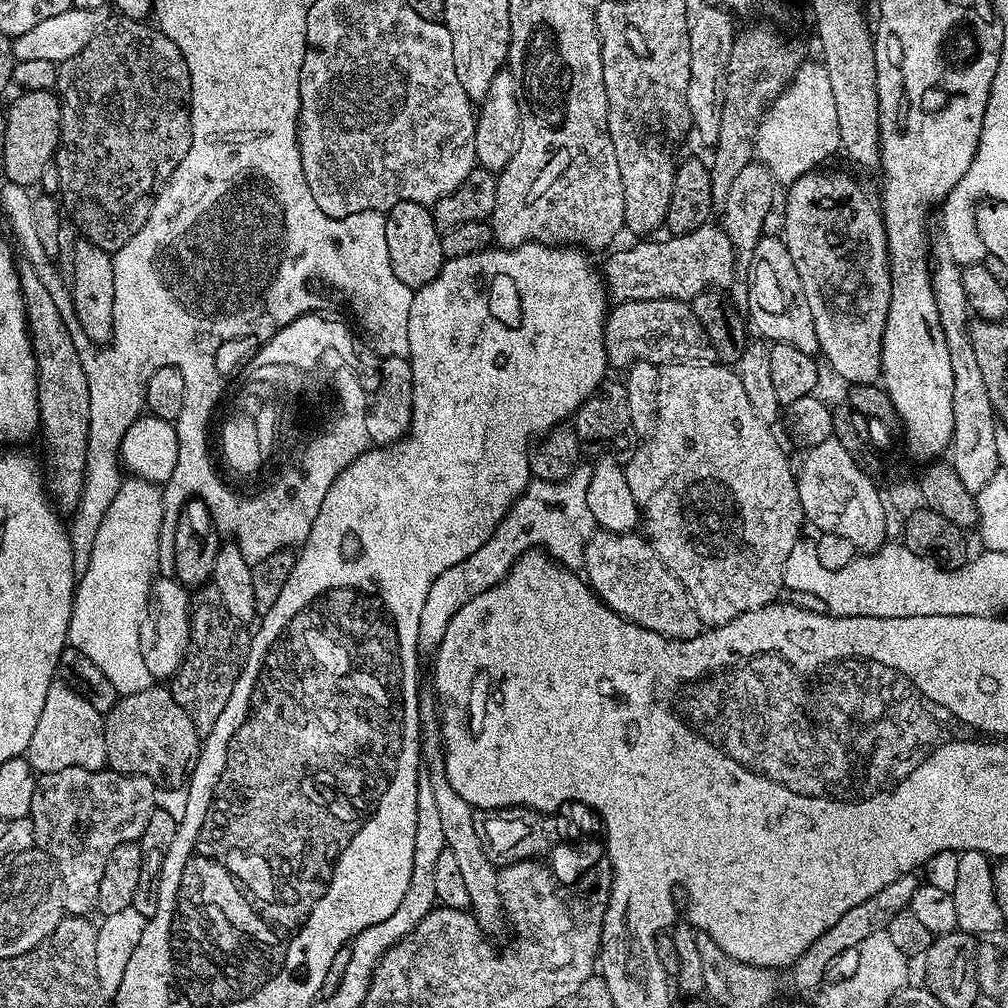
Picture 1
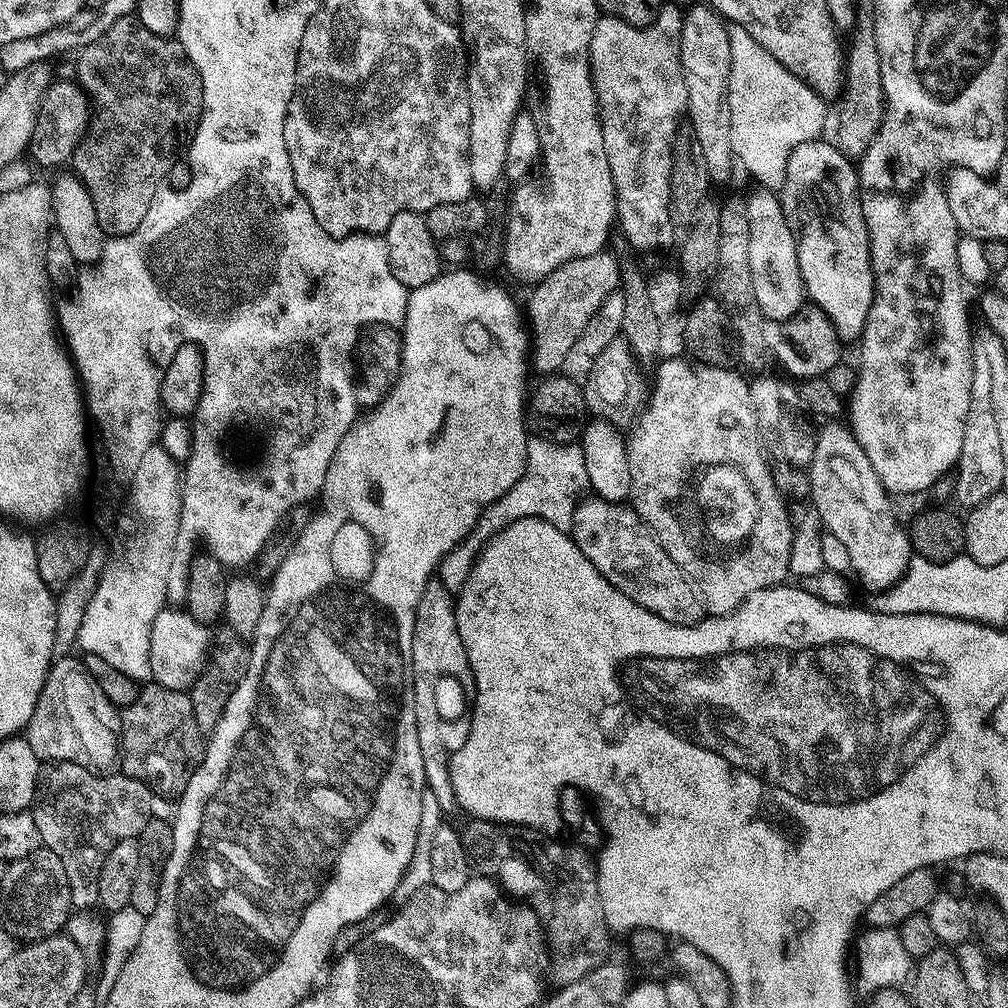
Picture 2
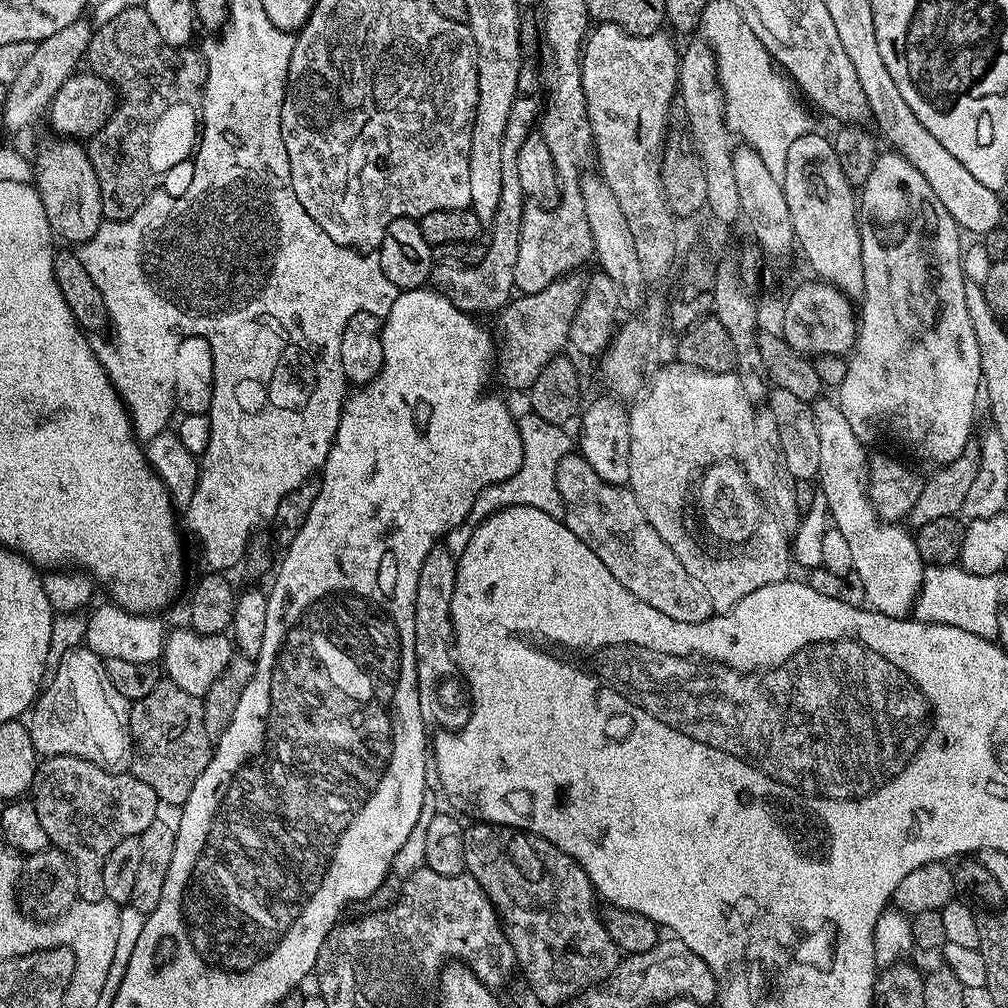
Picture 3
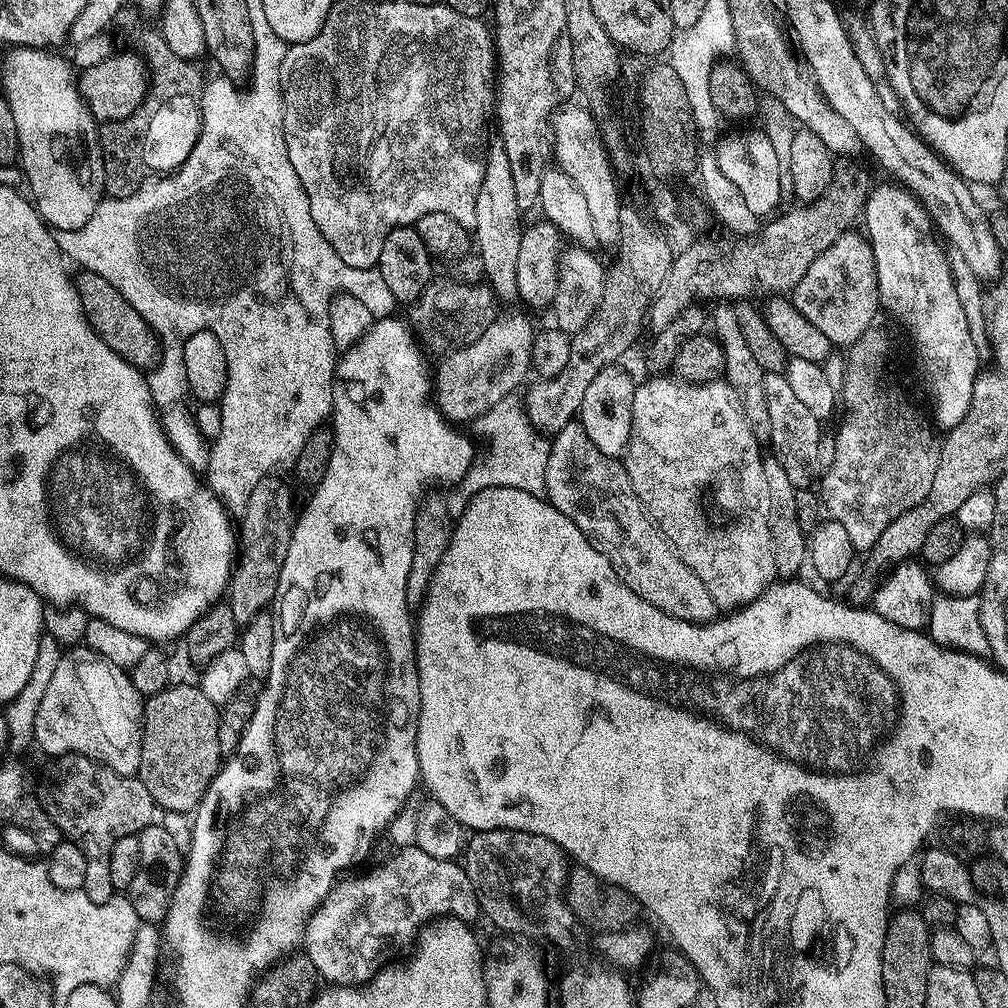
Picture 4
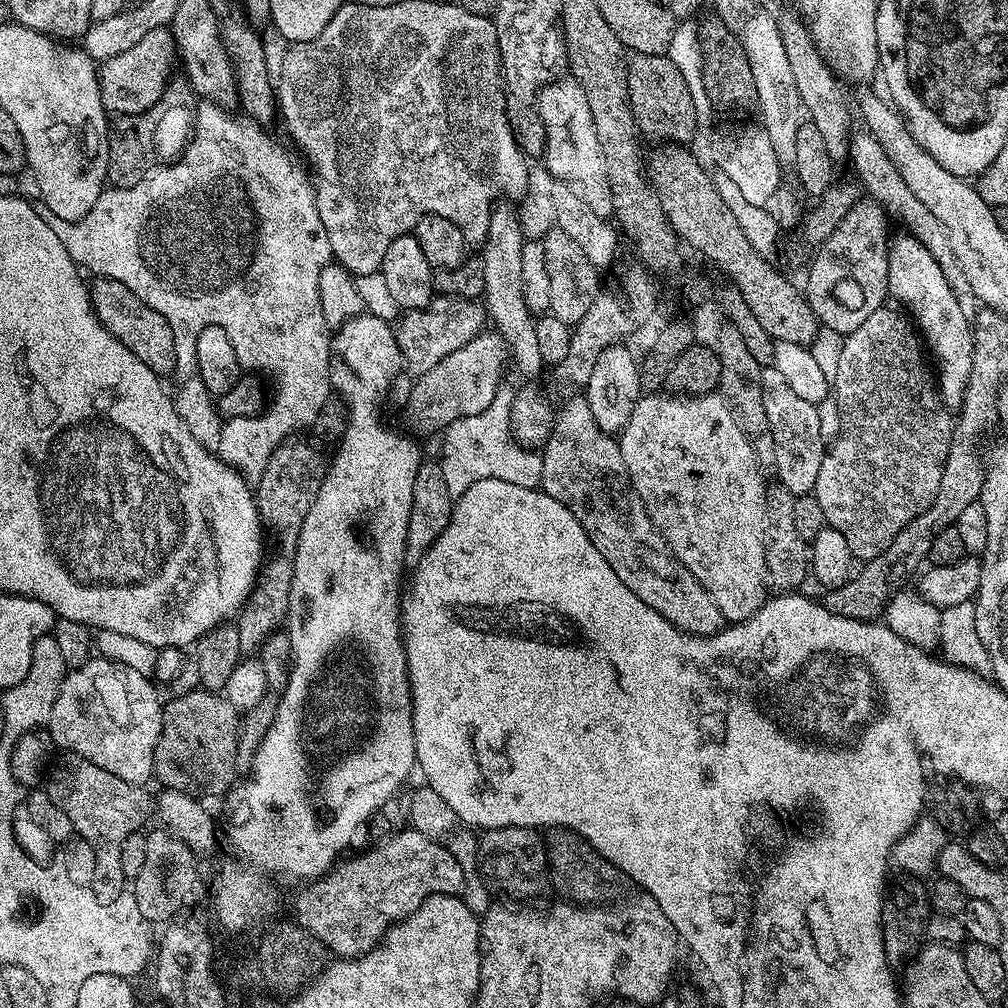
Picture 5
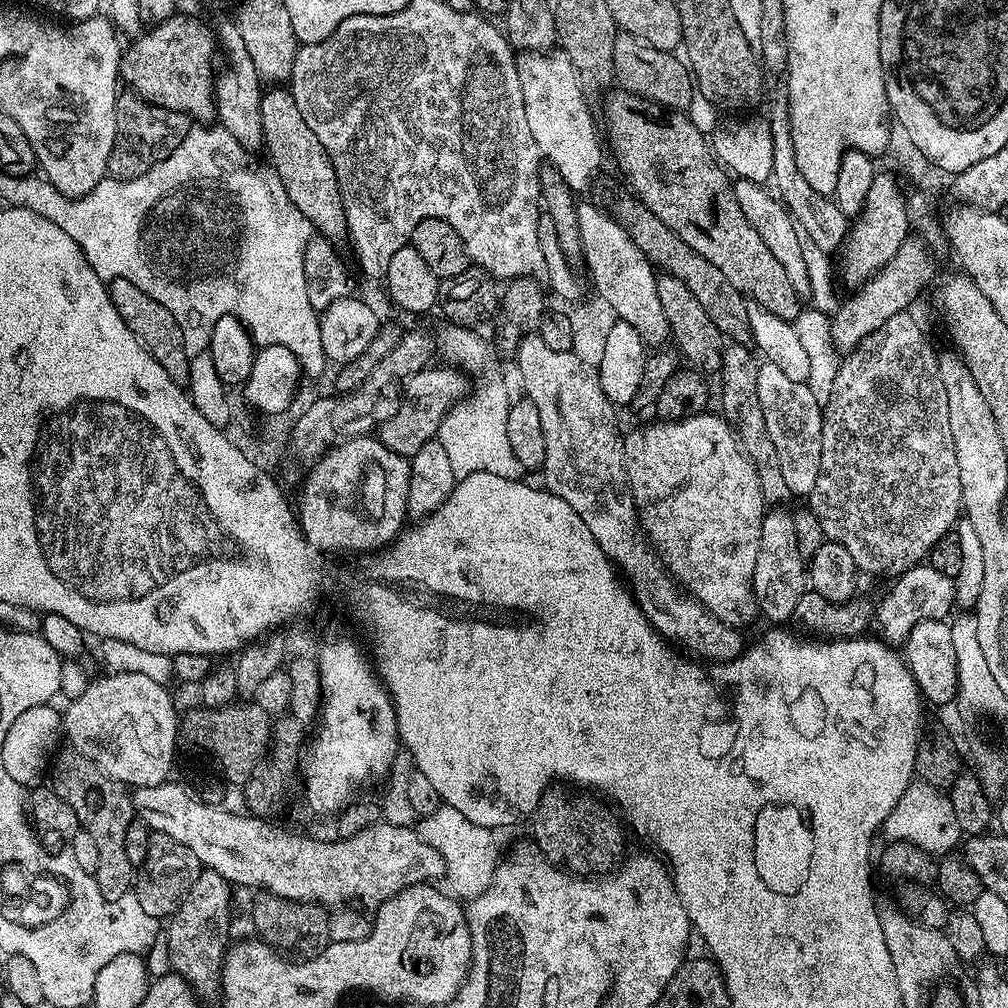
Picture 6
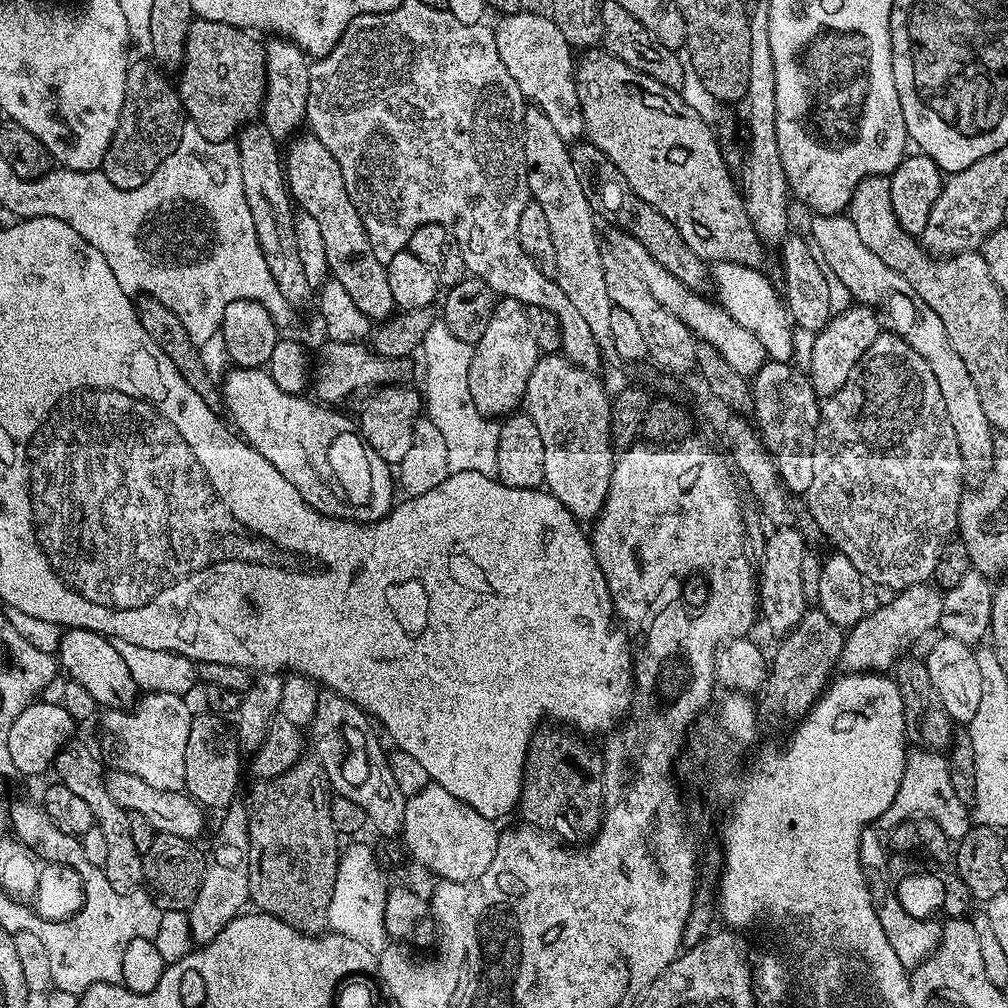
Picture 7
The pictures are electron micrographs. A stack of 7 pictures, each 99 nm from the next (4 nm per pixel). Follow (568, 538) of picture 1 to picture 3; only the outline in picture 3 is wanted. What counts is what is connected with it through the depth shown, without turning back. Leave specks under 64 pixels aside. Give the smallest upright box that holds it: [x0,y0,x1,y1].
[446,414,574,558]

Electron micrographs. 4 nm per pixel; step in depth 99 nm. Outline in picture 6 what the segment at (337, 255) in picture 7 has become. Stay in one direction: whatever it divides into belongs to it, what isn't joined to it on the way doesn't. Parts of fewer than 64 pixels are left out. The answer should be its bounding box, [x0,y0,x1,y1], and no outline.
[261,86,347,242]

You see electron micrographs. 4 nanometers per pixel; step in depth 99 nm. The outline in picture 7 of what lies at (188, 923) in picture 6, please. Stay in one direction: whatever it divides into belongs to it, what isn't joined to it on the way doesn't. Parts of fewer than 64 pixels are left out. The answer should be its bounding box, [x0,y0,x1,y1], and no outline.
[187,803,250,946]

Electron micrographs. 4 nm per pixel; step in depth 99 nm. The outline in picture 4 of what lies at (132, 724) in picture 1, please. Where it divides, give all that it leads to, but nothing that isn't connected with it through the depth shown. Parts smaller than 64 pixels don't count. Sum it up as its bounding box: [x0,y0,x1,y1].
[138,683,221,813]

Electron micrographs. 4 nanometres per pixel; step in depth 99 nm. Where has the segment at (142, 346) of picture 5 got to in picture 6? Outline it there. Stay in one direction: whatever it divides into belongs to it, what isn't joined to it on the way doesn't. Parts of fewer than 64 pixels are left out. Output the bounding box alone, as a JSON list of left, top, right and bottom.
[107,278,190,385]

